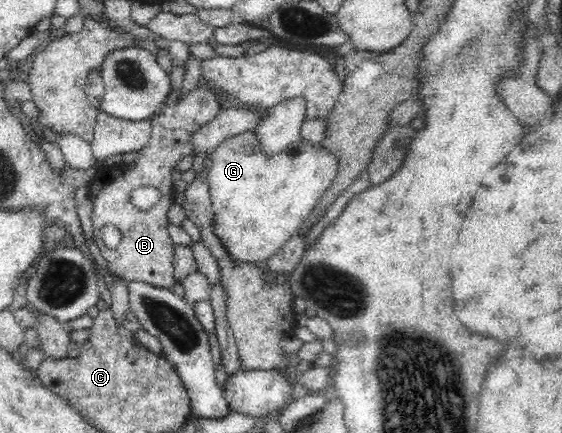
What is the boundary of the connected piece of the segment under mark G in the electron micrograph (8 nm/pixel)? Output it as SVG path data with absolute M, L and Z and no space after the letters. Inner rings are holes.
M253 131L227 137L208 158L208 191L213 208L211 228L227 250L231 262L267 260L298 233L337 175L337 160L320 145L297 140L285 151L265 156Z

